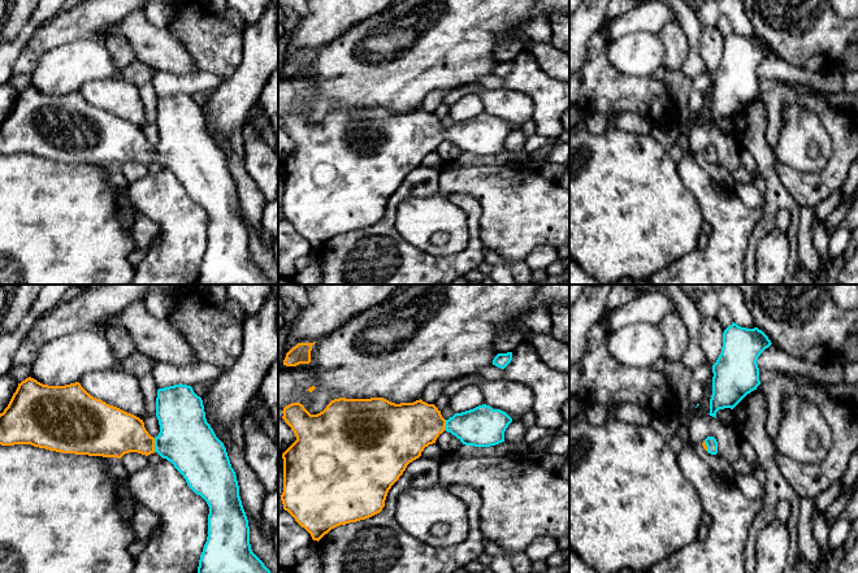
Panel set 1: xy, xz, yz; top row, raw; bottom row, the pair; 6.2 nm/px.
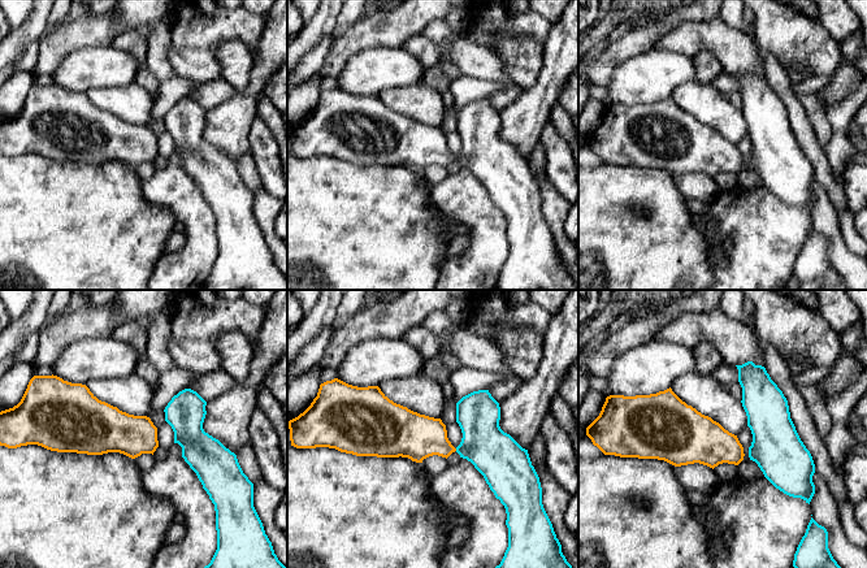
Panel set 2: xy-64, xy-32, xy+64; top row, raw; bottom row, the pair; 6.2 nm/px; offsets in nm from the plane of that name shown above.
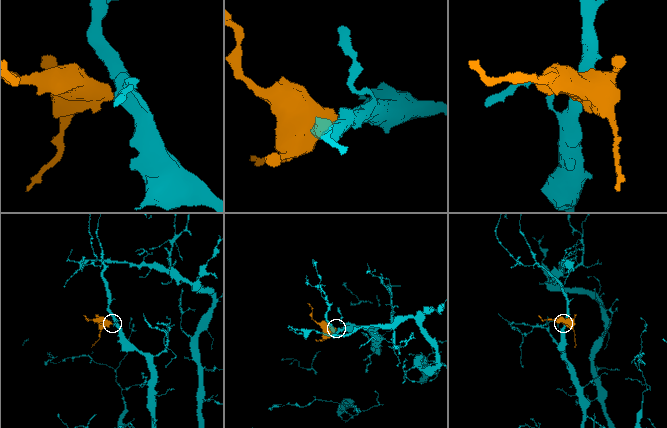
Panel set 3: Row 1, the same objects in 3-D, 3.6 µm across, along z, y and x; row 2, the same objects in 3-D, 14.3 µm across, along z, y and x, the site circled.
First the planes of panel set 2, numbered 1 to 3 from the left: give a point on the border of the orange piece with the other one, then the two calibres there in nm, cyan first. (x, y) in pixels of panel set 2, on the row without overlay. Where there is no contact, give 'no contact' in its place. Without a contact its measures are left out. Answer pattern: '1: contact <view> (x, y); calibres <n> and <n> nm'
1: no contact
2: no contact
3: no contact

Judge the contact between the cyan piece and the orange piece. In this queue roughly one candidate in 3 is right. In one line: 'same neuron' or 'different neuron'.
same neuron

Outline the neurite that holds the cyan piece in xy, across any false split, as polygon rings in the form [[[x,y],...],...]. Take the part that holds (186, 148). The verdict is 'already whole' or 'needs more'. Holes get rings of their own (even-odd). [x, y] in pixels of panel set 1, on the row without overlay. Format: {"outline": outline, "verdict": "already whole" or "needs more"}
{"outline": [[[29,86],[18,92],[8,116],[0,122],[0,153],[31,153],[62,162],[117,168],[129,161],[138,161],[146,165],[157,161],[174,174],[186,188],[188,196],[196,204],[200,204],[209,216],[208,246],[200,264],[198,285],[273,285],[251,259],[250,235],[239,205],[237,185],[224,152],[207,131],[202,107],[194,101],[191,95],[182,92],[159,97],[156,126],[160,142],[153,147],[146,139],[143,129],[91,105],[79,91],[65,95],[48,95]]], "verdict": "needs more"}

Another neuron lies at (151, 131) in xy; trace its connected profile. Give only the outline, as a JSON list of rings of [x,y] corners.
[[[147,123],[144,127],[143,127],[143,131],[144,131],[144,136],[146,139],[148,140],[148,143],[151,146],[157,146],[159,142],[160,142],[160,134],[159,134],[159,129],[156,126],[156,123]]]

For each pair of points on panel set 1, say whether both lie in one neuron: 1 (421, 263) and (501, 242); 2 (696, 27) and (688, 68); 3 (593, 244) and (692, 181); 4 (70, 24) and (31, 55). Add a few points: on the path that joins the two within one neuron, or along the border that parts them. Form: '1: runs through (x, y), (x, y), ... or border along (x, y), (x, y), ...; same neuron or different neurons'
1: border along (480, 216), (480, 239), (485, 250); different neurons
2: runs through (694, 38), (693, 57); same neuron
3: border along (675, 164), (680, 179), (694, 198), (700, 212); different neurons
4: runs through (61, 29), (40, 46); same neuron

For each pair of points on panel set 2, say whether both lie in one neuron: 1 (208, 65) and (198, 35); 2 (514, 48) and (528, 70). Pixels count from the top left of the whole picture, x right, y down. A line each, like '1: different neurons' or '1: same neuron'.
1: different neurons
2: same neuron

